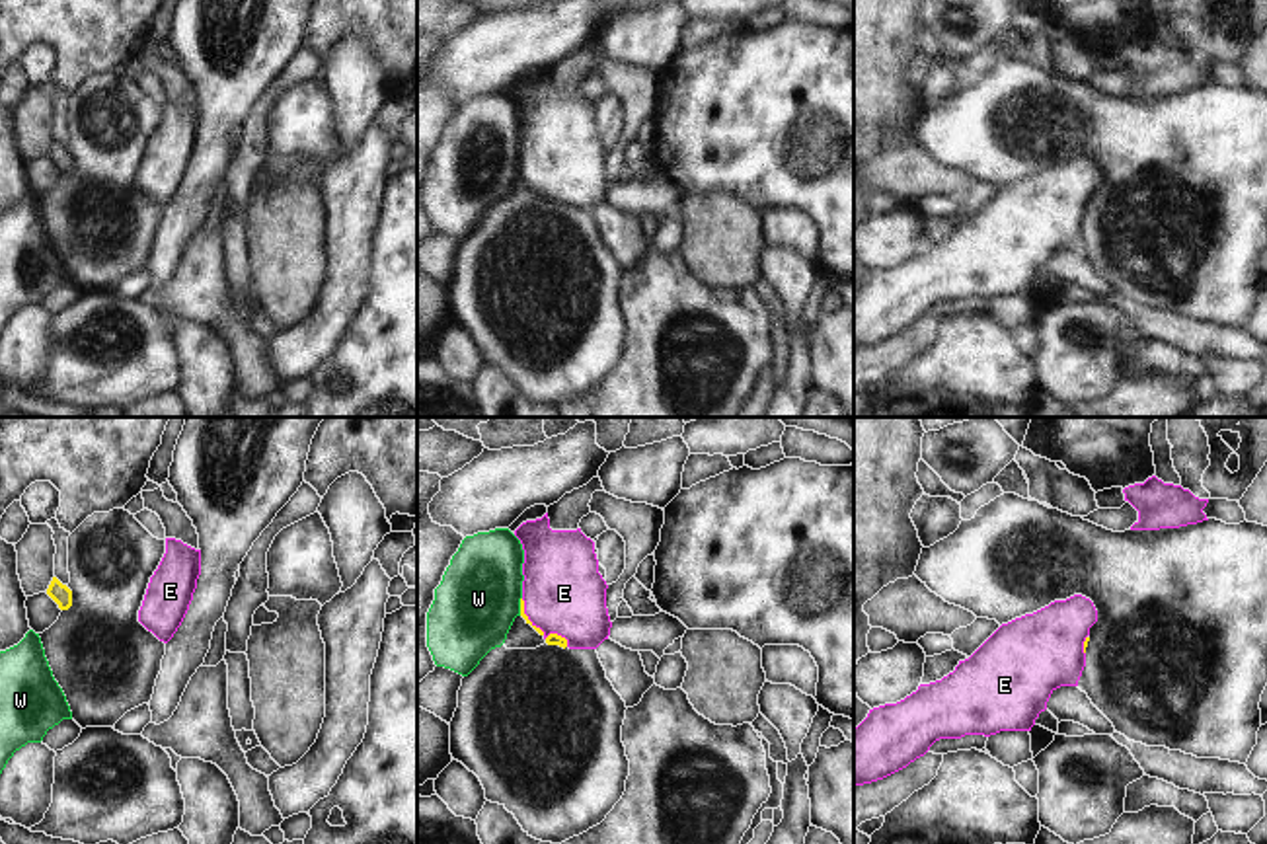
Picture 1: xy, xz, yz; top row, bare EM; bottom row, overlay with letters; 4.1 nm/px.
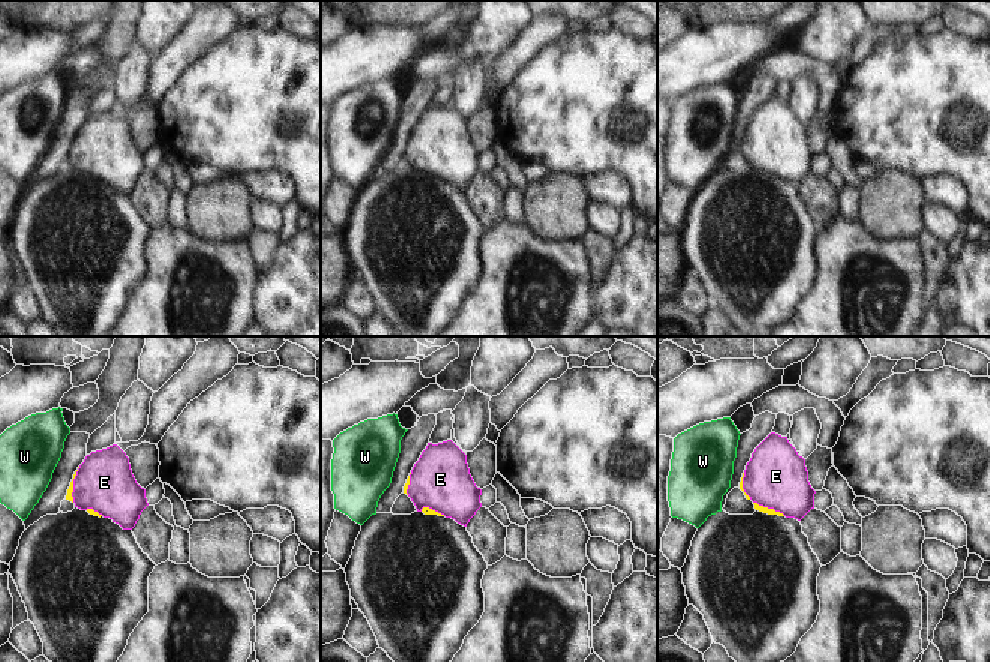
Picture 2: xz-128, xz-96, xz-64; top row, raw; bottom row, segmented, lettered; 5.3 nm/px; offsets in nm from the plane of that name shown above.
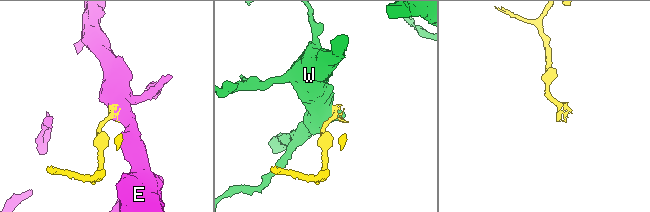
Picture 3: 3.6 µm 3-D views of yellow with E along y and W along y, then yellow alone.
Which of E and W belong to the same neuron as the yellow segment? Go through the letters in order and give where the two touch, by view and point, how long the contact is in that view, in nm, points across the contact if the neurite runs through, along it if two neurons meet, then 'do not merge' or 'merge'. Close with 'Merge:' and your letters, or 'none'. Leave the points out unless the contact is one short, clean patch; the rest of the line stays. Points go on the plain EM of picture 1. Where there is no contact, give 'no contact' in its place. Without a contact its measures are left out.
E: xz (540, 193) | 280 nm | across xz (523, 178), (540, 193), (564, 170), (564, 156) | merge
W: xz (521, 170) | 80 nm | along xz (521, 160), (519, 178) | do not merge
Merge: E

